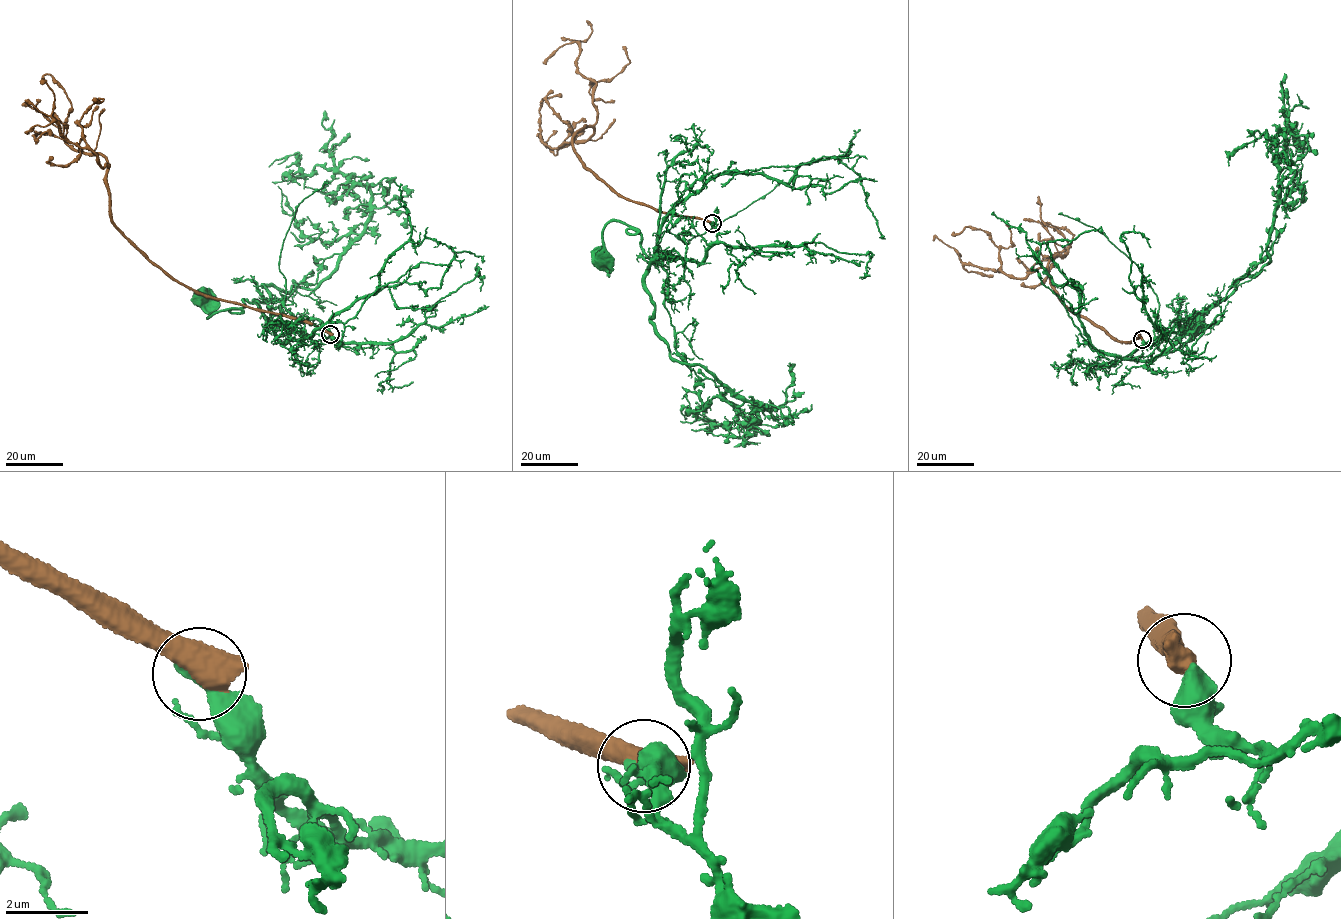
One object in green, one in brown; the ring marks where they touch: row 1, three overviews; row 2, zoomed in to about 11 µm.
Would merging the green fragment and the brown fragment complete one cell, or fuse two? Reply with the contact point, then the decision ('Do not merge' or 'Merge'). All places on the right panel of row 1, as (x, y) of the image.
Place: (1142, 339). Do not merge

